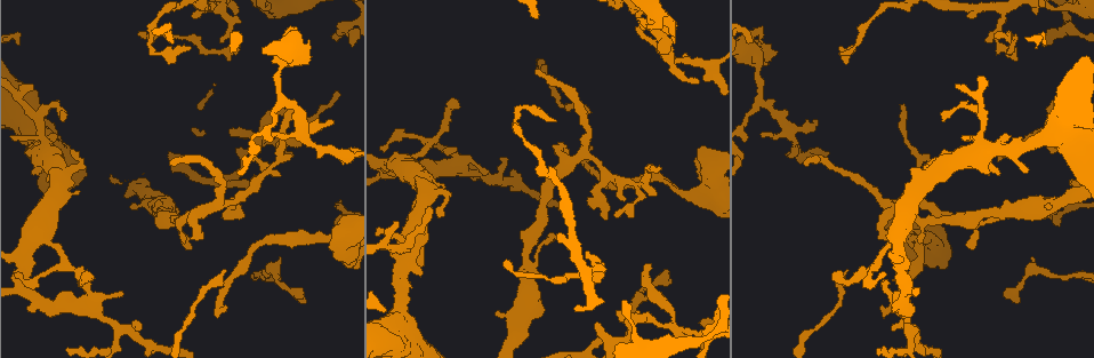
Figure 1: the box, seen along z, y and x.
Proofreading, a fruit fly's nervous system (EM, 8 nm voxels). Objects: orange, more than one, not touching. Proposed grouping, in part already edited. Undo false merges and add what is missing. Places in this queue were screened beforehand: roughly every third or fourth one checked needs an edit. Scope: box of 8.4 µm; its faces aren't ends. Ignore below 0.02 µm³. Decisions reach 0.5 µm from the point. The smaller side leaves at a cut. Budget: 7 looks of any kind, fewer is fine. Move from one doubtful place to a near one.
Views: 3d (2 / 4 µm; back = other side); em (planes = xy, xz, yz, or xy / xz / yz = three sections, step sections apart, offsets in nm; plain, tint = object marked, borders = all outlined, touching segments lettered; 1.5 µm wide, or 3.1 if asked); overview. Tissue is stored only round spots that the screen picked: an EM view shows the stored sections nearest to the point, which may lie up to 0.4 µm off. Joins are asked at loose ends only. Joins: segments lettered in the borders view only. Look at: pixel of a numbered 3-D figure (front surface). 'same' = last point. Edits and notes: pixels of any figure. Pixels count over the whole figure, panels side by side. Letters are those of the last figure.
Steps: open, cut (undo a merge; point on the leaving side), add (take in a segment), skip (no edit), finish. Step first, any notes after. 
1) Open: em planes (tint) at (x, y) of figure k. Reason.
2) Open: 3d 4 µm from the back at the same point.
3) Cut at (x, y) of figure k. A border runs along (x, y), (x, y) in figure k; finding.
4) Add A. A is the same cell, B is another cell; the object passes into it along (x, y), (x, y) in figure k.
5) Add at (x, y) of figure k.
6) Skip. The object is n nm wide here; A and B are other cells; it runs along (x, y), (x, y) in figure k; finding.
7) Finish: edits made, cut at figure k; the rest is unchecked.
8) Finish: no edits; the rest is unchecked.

Open: em planes (tint) at (672, 326) of figure 1. Narrows sharply.

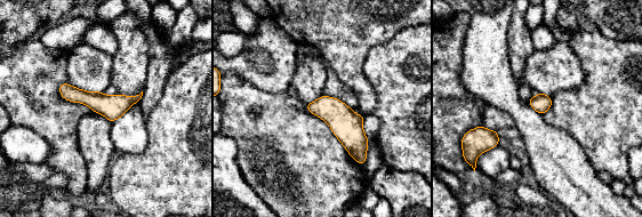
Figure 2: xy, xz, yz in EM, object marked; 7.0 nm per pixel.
Open: em planes (borders) at the same point. See the neighbours.

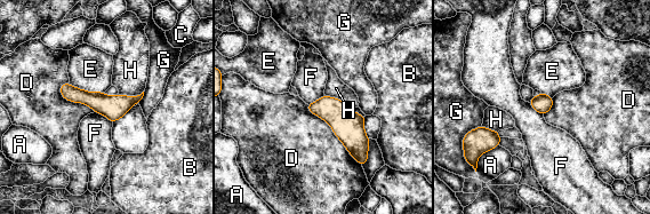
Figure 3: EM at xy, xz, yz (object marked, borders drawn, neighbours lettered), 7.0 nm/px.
Skip. The object is 140 nm wide here; A, B, C, D, E, F, G and H are other cells; continuous, no second cell.

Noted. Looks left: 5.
Open: 3d 2 µm at (980, 213) of figure 1. Narrows sharply.

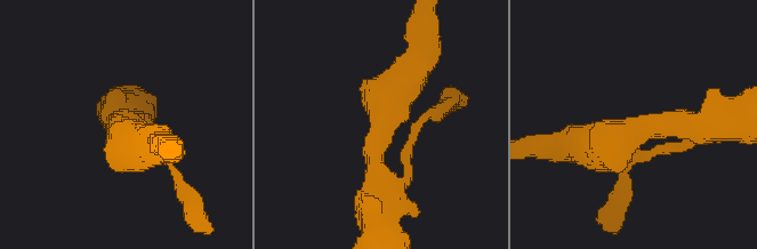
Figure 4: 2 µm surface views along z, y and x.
Open: em xy step 8 (borders) at (123, 125) of figure 4. Shape alone is not enough.

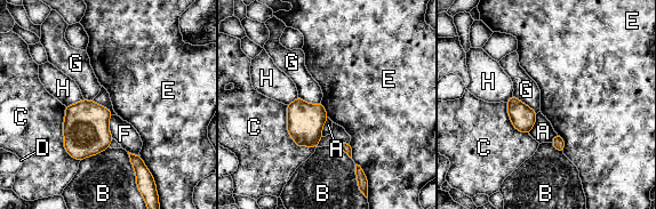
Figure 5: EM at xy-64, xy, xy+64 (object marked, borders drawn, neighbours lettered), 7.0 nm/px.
Skip. The longest contact is with C, 380 nm; A, B, C, D, E, F, G and H are other cells; a border runs along (84, 98), (65, 106) in figure 5; all the same cell.

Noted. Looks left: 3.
Open: em planes (borders) at (487, 173) of figure 1. Free end.

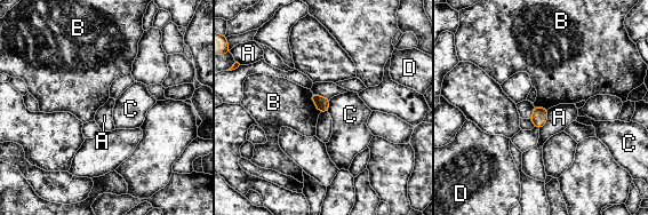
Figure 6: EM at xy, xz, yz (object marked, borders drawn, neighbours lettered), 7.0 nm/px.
Skip. The longest contact is with B, 160 nm; A, B, C and D are other cells; a border runs along (548, 110), (548, 120), (540, 129) in figure 6; no lettered segment goes on from it.

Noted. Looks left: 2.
Finish: no edits; the rest is unchecked.

